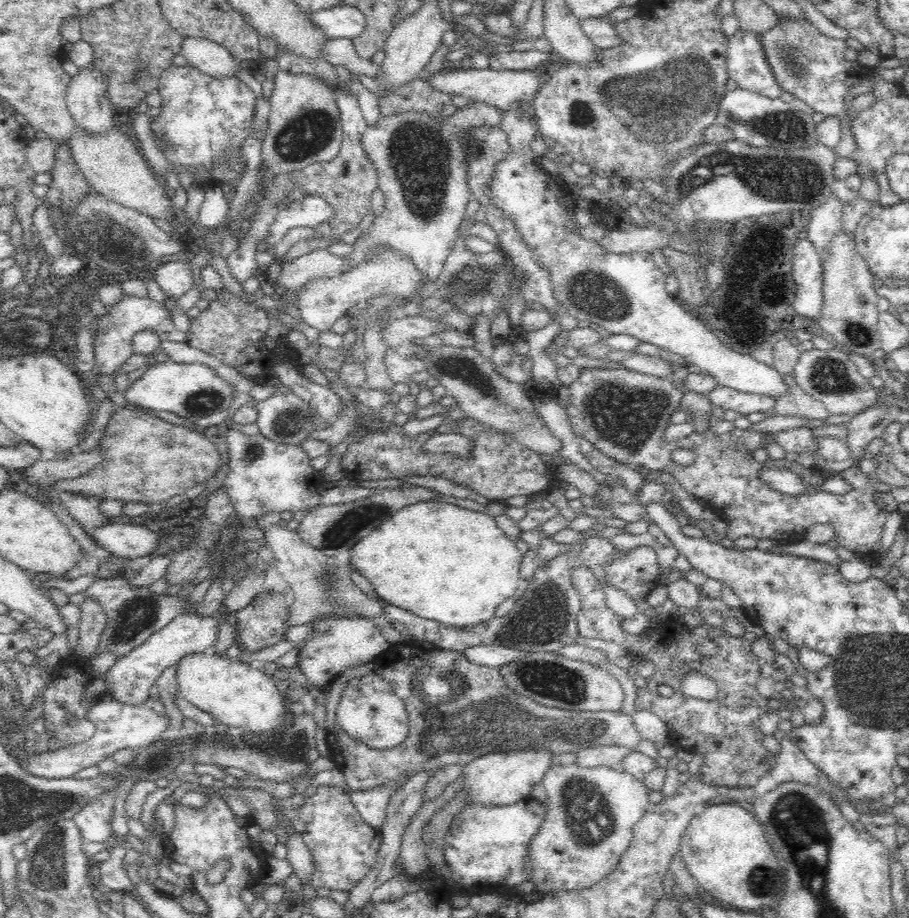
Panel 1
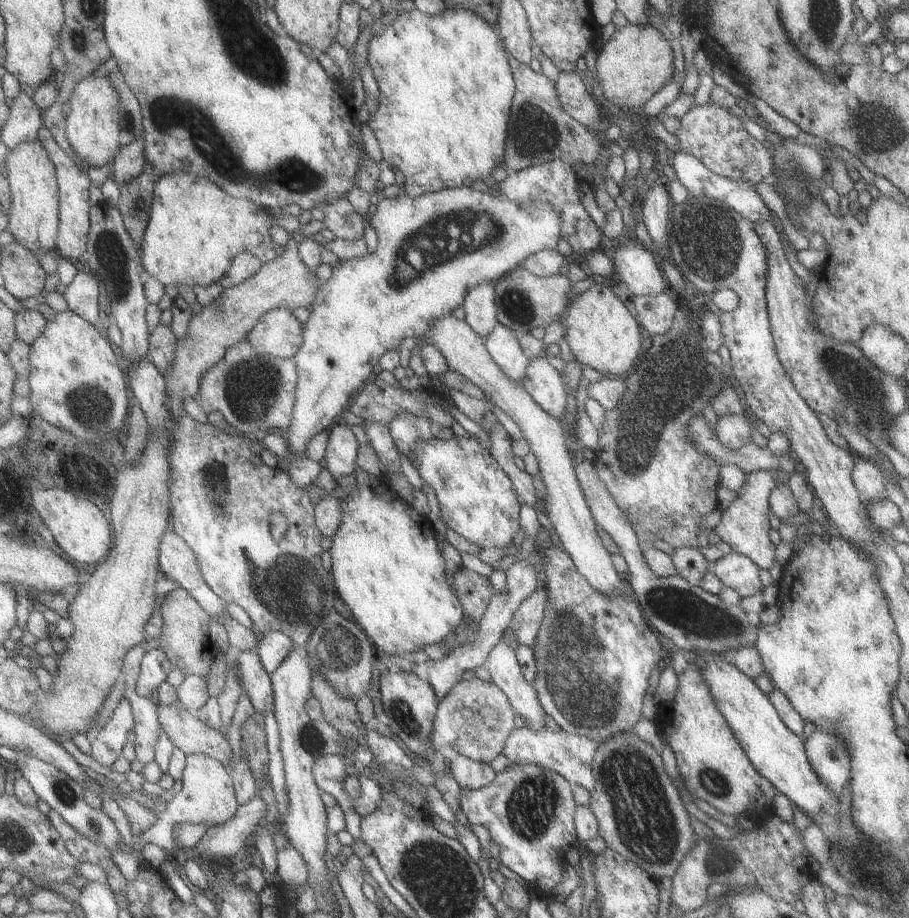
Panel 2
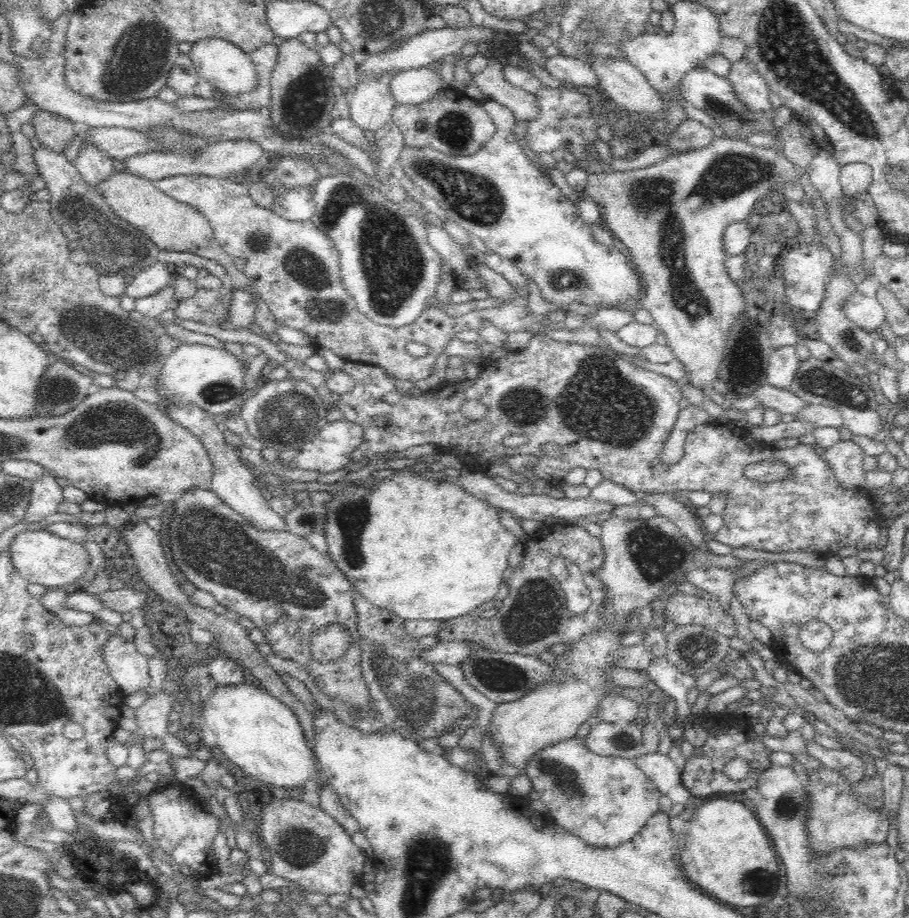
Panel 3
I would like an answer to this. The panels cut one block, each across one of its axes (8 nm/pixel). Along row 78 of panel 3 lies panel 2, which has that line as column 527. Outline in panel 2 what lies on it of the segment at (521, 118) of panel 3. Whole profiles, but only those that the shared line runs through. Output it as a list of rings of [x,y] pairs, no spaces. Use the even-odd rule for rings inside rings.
[[[500,422],[491,430],[488,437],[491,441],[491,455],[510,477],[519,503],[528,504],[533,508],[539,498],[536,497],[532,476],[526,471],[520,470],[514,463],[515,455],[511,451],[512,439]]]

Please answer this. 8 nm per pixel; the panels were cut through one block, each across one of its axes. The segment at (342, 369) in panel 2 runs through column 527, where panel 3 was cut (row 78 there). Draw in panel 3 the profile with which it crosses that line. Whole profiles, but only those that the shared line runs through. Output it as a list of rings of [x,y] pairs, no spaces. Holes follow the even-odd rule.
[[[220,38],[200,40],[191,44],[188,55],[202,81],[211,83],[226,98],[236,97],[256,89],[256,67],[254,67],[251,55],[244,52],[239,46],[234,45],[234,43]]]

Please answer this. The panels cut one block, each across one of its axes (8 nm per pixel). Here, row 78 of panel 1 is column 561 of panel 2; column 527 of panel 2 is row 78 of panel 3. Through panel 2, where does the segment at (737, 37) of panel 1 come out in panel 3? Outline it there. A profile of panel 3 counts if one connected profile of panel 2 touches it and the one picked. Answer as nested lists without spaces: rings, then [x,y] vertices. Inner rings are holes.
[[[740,59],[732,64],[727,79],[736,93],[736,99],[742,101],[750,111],[768,111],[771,108],[770,88],[748,59]]]

